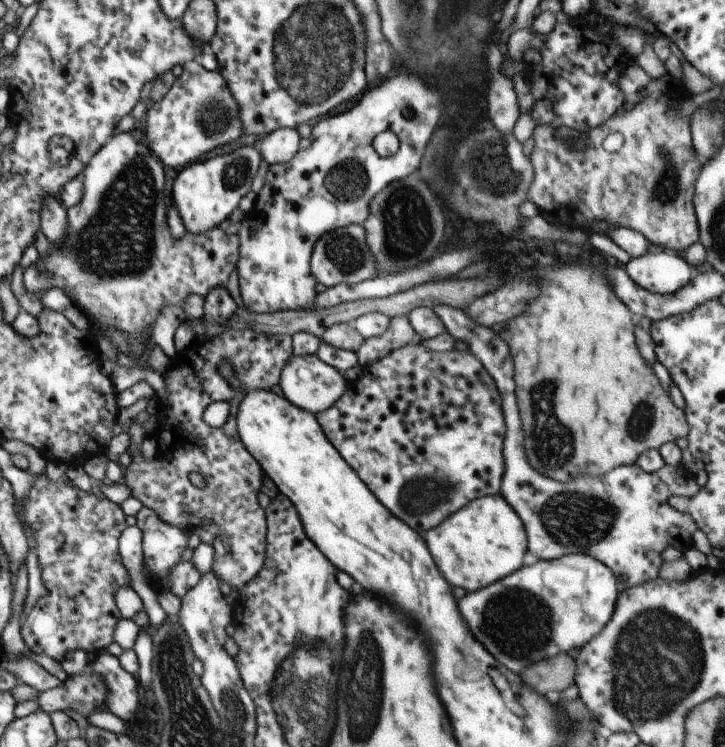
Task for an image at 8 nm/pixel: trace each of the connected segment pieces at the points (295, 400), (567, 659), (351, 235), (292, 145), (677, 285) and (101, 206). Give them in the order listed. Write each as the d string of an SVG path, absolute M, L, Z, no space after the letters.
M294 355L290 357L289 362L282 369L279 382L286 399L298 408L315 415L333 407L340 400L349 384L342 373L331 365L324 363L317 355Z
M569 653L534 662L522 672L523 681L541 695L557 697L570 684L575 684L577 664Z
M362 225L340 227L322 235L313 248L311 271L318 282L328 287L340 283L356 284L363 280L373 279L380 273L367 245L366 233Z
M281 128L263 136L261 156L269 165L287 163L299 151L300 135L297 129Z
M671 251L645 252L623 265L628 276L651 293L673 295L694 277L694 268Z
M130 132L110 137L80 176L83 197L80 204L67 210L69 231L63 246L56 249L51 244L52 254L48 258L40 258L36 265L24 269L25 287L38 292L57 286L66 290L66 296L87 315L92 325L114 326L122 333L145 331L150 338L153 322L163 306L182 306L189 294L205 297L211 288L226 284L239 261L239 236L227 234L224 227L216 227L200 235L188 232L176 240L167 221L164 176L163 162Z

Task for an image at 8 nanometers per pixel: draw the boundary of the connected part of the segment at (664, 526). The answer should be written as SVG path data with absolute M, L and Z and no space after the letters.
M436 306L434 312L446 324L448 333L456 340L467 343L467 348L486 367L501 392L502 411L507 431L503 440L505 471L500 492L506 502L516 510L516 514L522 518L524 528L528 532L528 550L538 558L538 561L557 559L572 553L588 555L604 563L615 574L620 588L629 589L659 577L659 570L664 564L662 552L669 546L678 548L682 553L694 547L691 542L692 534L697 530L695 520L690 515L672 508L669 503L670 497L695 497L700 492L701 486L696 483L693 474L686 467L682 464L676 466L665 464L660 470L647 473L636 464L619 466L614 472L606 474L604 478L580 476L566 484L554 482L554 480L538 474L534 468L530 468L530 464L524 456L524 448L522 448L524 436L522 436L519 406L515 395L515 366L512 356L510 356L510 350L508 350L508 344L492 328L486 328L486 326L466 318L466 314L462 310L456 310L450 306Z

